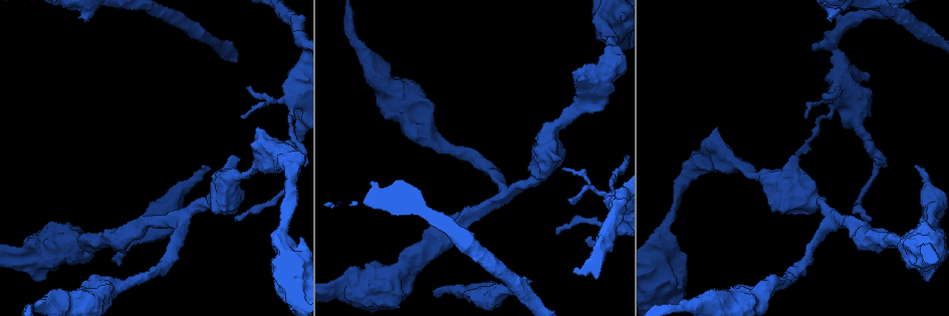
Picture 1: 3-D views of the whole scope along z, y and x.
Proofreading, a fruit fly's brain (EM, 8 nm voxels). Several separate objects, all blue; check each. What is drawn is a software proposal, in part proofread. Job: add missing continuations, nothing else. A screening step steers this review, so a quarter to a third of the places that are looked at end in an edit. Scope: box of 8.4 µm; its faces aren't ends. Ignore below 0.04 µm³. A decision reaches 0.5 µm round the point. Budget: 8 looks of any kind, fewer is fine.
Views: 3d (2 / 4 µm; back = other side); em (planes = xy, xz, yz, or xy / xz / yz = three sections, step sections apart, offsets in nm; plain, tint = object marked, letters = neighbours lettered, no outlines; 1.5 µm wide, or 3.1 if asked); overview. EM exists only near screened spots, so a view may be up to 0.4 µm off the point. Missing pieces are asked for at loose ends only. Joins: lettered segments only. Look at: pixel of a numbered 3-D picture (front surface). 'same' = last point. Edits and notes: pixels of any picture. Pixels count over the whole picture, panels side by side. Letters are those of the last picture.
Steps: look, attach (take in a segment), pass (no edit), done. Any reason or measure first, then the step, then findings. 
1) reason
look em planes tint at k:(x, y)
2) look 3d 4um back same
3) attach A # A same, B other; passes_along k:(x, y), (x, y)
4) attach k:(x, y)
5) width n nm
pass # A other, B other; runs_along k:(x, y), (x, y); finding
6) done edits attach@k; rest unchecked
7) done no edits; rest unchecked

look 3d 2um at 1:(441, 291)

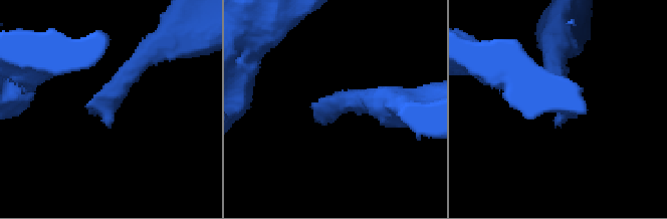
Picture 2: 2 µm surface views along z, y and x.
look em xy step 4 tint at 2:(556, 124)

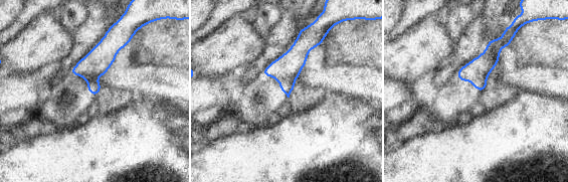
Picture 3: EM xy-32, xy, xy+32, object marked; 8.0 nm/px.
look em xy step 4 letters same

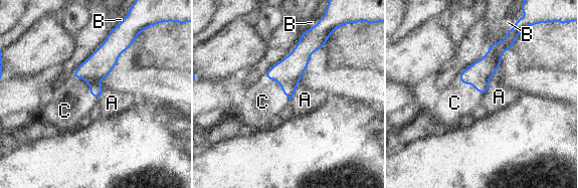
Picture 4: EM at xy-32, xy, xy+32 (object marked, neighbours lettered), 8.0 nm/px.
attach C # A other, B other, C same; passes_along 4:(98, 66), (79, 77), (66, 104); it goes on there

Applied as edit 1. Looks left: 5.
redraw
look overview

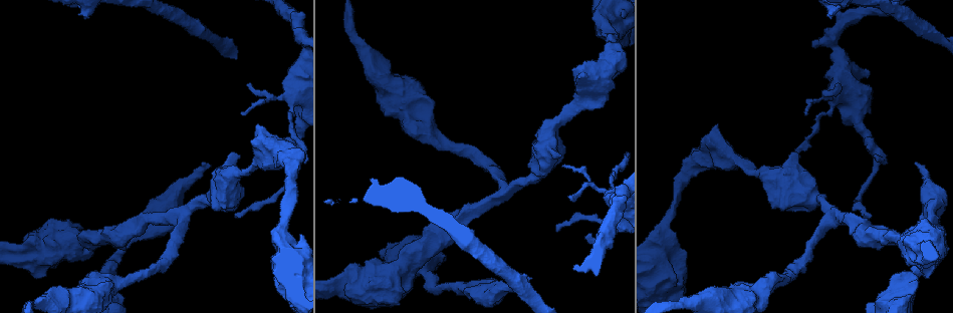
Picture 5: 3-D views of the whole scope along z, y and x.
end of a long branch
look em planes plain at 5:(917, 167)

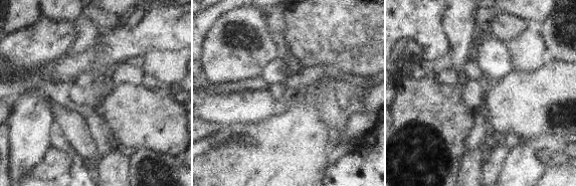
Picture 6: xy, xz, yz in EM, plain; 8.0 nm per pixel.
with the object marked
look em planes tint same

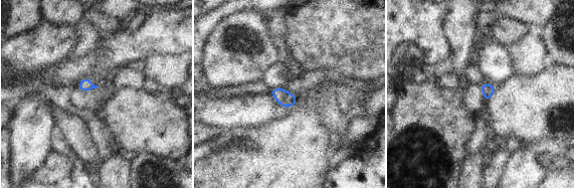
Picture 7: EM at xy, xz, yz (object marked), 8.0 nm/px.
look em planes letters same

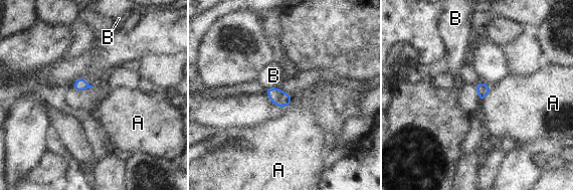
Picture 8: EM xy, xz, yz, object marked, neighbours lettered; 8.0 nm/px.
pass # A other, B other; border 8:(491, 87), (491, 90), (481, 102); no lettered segment goes on from it

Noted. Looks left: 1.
done edits attach@4; rest unchecked

